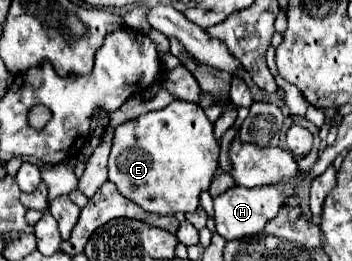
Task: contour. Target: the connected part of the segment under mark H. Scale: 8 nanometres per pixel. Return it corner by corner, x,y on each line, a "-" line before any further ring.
296,181
292,185
286,185
284,189
244,189
240,185
230,187
222,195
214,197
214,219
216,219
216,233
222,235
226,241
242,239
248,235
256,235
264,229
264,225
276,217
276,213
282,207
282,201
286,195
294,195

